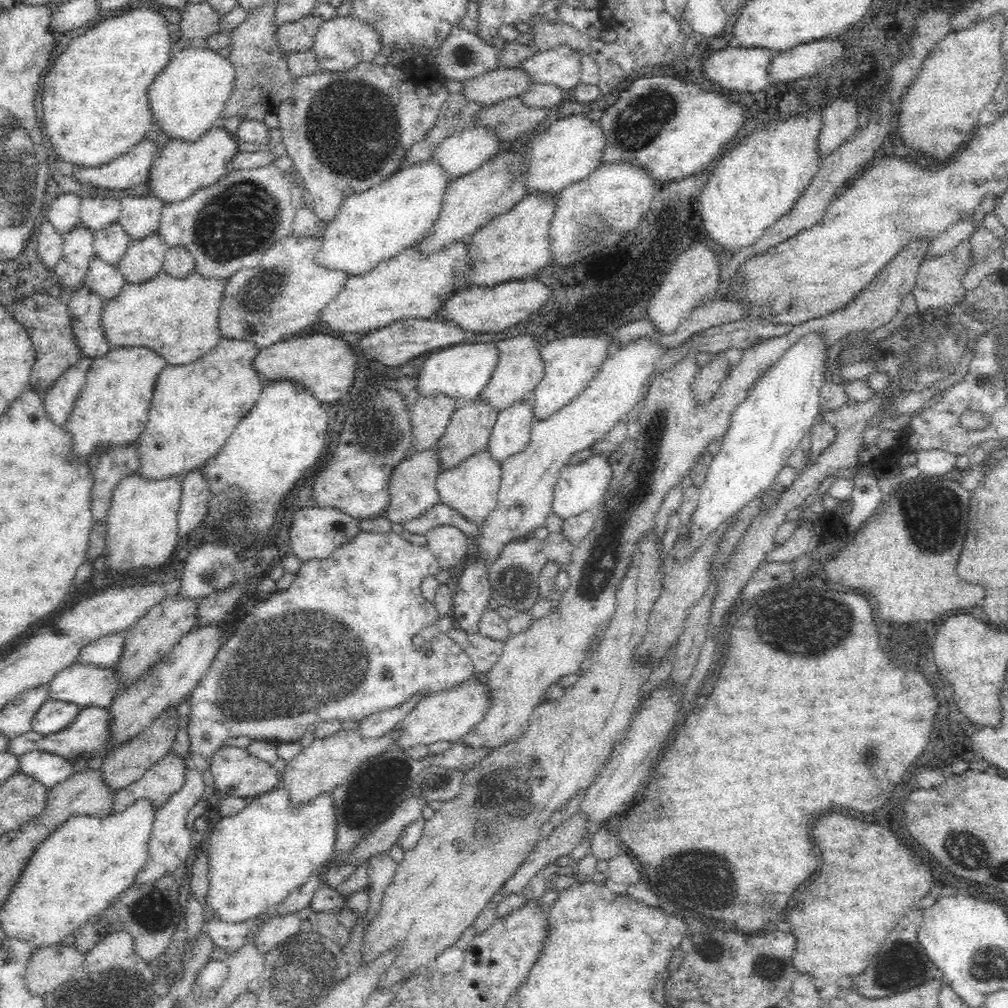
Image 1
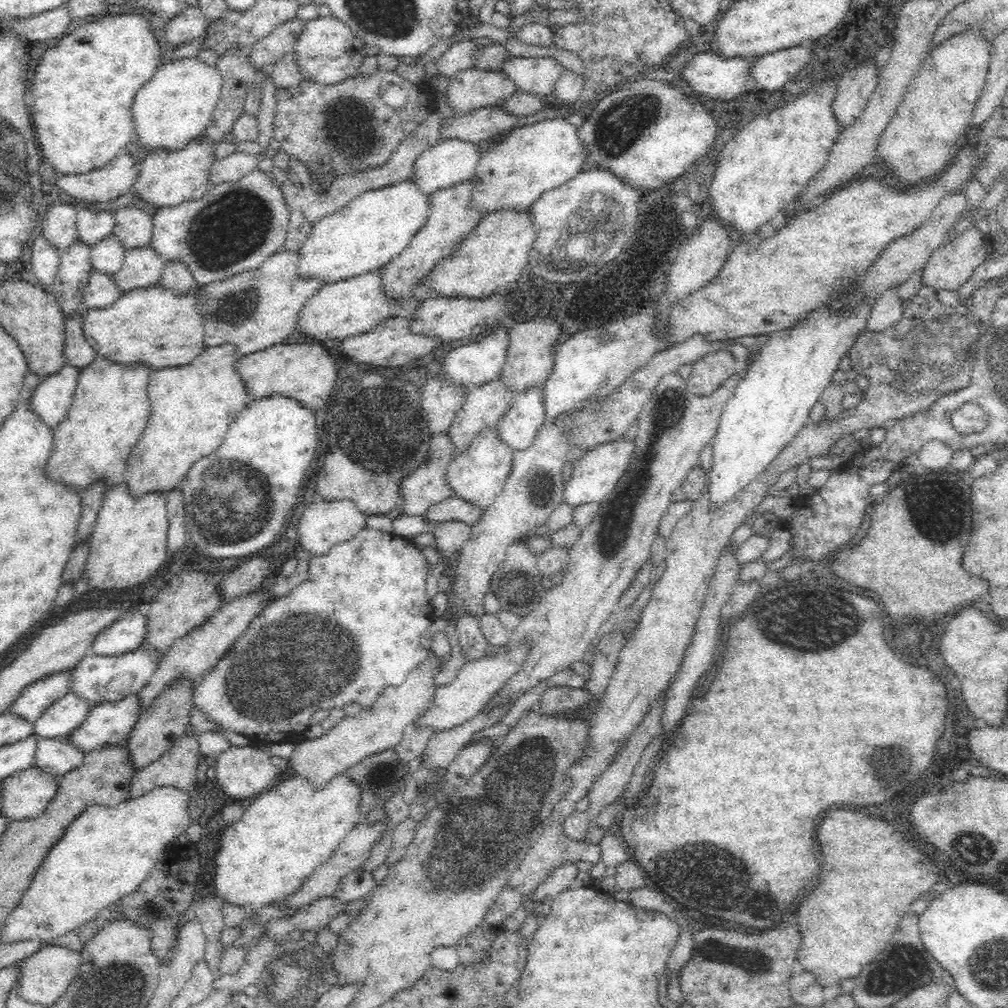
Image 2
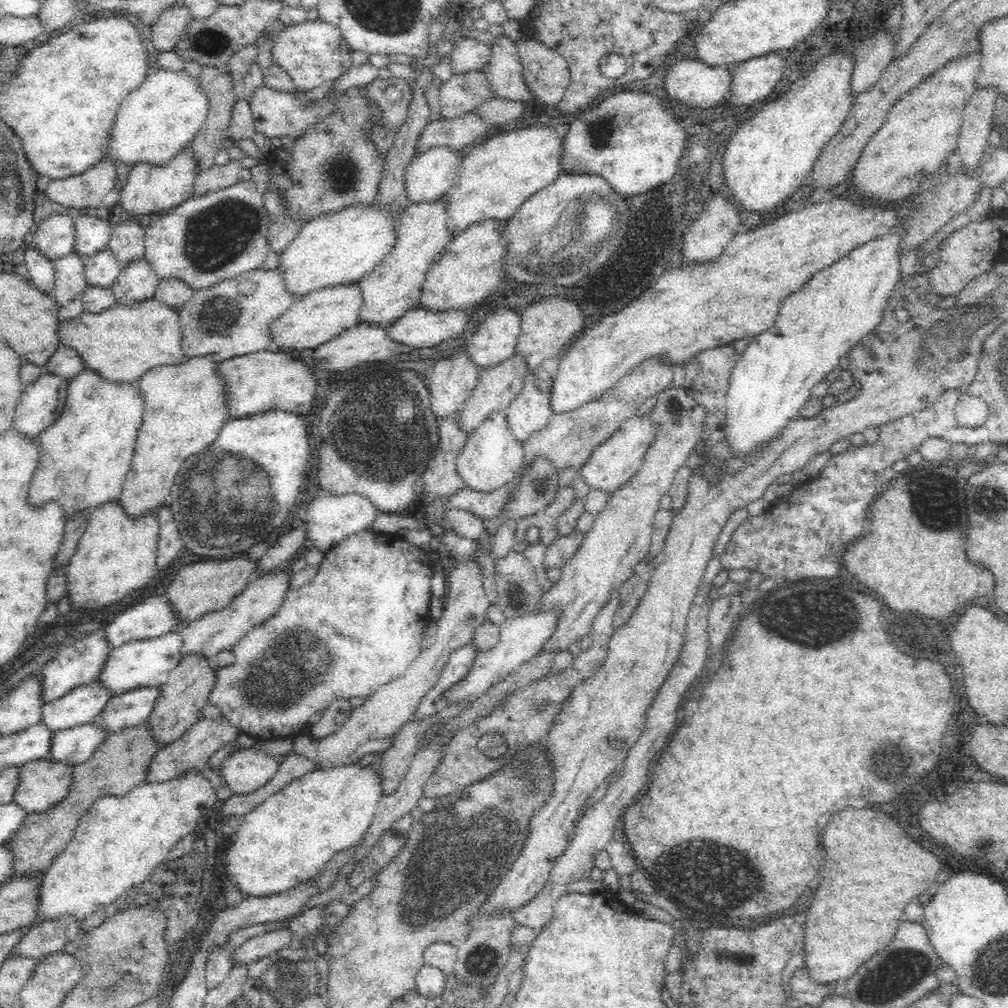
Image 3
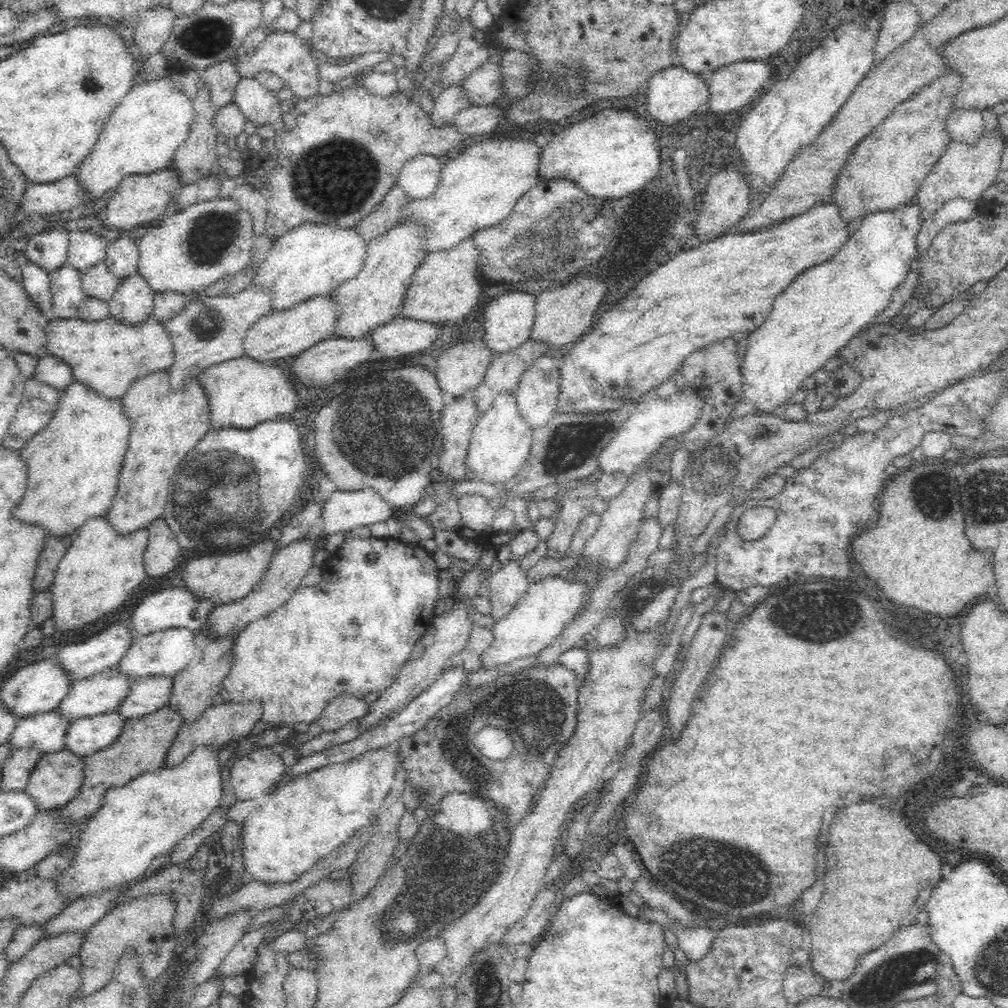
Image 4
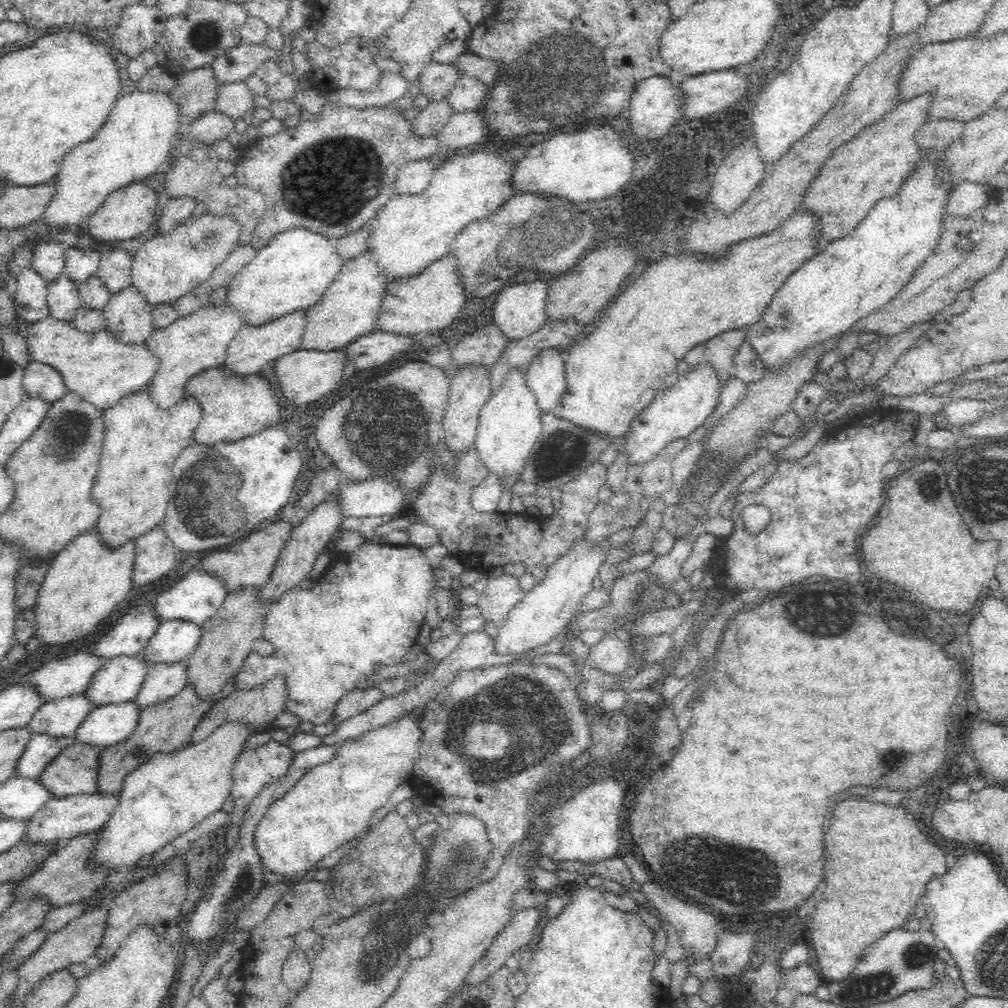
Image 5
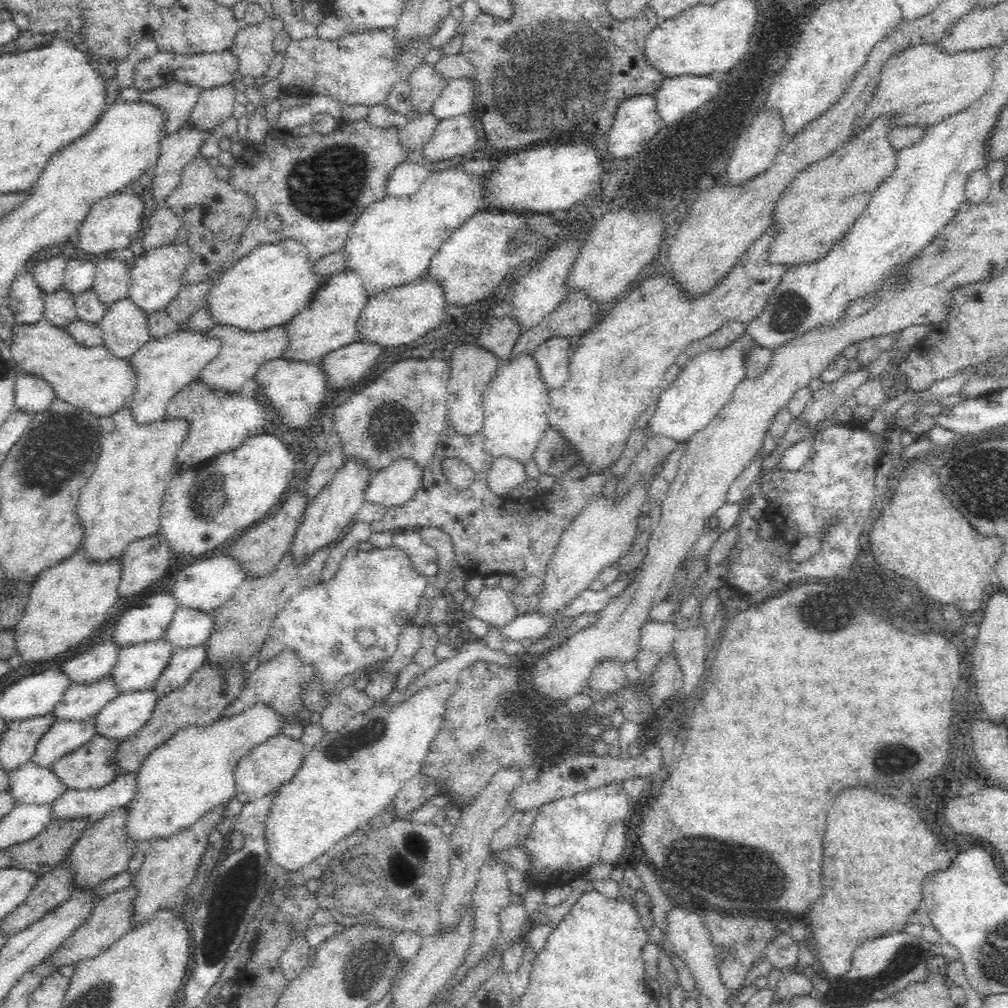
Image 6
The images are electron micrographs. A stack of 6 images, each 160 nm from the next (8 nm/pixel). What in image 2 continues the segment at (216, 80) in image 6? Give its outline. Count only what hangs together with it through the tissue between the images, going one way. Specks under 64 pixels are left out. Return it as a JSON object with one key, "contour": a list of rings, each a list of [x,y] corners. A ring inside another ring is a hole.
{"contour":[[[332,15],[318,16],[314,20],[305,22],[304,28],[296,36],[290,54],[294,55],[294,63],[304,82],[331,86],[354,75],[366,56],[365,48],[364,43],[349,30],[349,27],[340,23]]]}

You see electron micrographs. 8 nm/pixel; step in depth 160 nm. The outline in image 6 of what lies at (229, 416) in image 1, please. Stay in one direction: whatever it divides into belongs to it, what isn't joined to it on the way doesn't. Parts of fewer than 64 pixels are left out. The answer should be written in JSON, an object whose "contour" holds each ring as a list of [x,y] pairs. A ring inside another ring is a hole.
{"contour":[[[125,408],[97,421],[100,425],[100,458],[96,462],[92,478],[82,490],[76,508],[76,520],[80,522],[82,529],[78,548],[83,558],[90,563],[108,563],[114,558],[119,558],[132,542],[159,532],[162,497],[168,488],[170,474],[175,470],[178,451],[189,428],[185,420],[165,422],[165,419],[162,419],[152,424],[136,424],[129,410]]]}

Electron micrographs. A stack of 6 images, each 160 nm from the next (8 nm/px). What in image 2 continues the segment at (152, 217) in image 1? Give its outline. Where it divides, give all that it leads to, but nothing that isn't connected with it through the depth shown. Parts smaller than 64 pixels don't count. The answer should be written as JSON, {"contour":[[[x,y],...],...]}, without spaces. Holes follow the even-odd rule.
{"contour":[[[132,205],[116,210],[113,215],[113,235],[120,241],[119,245],[125,252],[149,244],[153,229],[150,213]]]}

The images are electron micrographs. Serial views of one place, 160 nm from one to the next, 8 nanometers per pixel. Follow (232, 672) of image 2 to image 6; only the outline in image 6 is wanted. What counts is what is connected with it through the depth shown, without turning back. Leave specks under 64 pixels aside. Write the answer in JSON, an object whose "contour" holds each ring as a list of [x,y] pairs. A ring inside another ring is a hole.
{"contour":[[[354,547],[348,550],[346,558],[344,558],[334,578],[303,588],[284,604],[284,608],[280,608],[280,612],[278,612],[278,616],[276,616],[272,628],[270,628],[268,639],[264,642],[258,654],[259,661],[262,662],[276,656],[284,648],[294,648],[299,651],[306,663],[316,663],[316,680],[310,684],[310,688],[306,690],[302,699],[304,699],[304,707],[308,708],[310,712],[322,712],[330,692],[333,693],[332,689],[344,676],[350,676],[367,664],[386,660],[394,654],[397,634],[401,628],[396,624],[394,616],[398,612],[402,612],[407,616],[407,624],[413,624],[410,619],[414,618],[414,615],[418,612],[418,605],[424,592],[426,592],[424,588],[427,584],[428,578],[412,567],[412,563],[400,549],[391,547],[362,551]],[[362,628],[374,632],[376,636],[374,646],[364,647],[356,640],[356,634]]]}

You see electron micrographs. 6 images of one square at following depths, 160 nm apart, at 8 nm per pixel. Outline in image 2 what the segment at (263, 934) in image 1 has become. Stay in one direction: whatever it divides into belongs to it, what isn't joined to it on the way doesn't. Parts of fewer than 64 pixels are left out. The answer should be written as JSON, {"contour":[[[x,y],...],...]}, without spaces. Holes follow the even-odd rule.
{"contour":[[[262,934],[260,944],[254,950],[250,950],[250,954],[246,956],[242,966],[236,972],[224,973],[220,975],[220,978],[214,979],[212,989],[226,992],[230,996],[236,995],[238,992],[247,993],[252,991],[274,949],[273,942]]]}

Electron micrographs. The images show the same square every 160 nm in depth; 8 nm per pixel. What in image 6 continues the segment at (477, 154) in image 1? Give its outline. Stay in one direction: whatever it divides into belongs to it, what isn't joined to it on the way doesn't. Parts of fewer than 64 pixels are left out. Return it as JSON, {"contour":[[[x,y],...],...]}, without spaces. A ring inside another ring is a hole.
{"contour":[[[404,160],[387,176],[384,183],[386,196],[406,197],[420,189],[432,167],[423,161]]]}

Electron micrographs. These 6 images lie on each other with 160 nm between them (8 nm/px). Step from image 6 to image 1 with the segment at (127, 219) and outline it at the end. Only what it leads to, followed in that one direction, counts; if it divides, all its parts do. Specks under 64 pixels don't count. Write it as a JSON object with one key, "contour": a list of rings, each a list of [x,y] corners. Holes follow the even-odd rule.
{"contour":[[[221,124],[210,127],[194,142],[170,139],[158,150],[158,156],[152,160],[152,166],[148,170],[146,181],[150,186],[150,194],[164,204],[176,203],[186,200],[200,188],[216,184],[227,174],[227,165],[238,151],[238,143],[238,138],[224,129]]]}

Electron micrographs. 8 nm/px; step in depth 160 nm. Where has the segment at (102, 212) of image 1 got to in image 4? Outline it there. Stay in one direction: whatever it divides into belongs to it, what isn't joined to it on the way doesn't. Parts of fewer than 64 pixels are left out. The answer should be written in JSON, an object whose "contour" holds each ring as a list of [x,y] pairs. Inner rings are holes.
{"contour":[[[70,231],[67,234],[69,245],[65,264],[76,268],[80,273],[104,260],[108,239],[90,231]]]}

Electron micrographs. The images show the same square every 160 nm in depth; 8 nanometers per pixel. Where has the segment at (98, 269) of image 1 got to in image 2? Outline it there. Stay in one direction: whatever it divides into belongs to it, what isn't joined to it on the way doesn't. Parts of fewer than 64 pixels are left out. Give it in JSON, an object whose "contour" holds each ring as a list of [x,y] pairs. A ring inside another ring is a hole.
{"contour":[[[93,270],[82,293],[83,304],[87,309],[104,309],[114,305],[120,295],[111,275]]]}

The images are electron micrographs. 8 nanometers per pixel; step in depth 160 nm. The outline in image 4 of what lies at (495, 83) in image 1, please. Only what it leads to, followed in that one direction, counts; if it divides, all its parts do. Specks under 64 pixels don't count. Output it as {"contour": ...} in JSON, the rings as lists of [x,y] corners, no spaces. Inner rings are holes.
{"contour":[[[460,84],[444,88],[443,92],[435,100],[432,112],[428,114],[431,125],[436,128],[448,126],[448,124],[451,124],[454,115],[467,107],[470,107],[470,105],[468,105],[468,101],[466,101],[466,97],[462,93]]]}

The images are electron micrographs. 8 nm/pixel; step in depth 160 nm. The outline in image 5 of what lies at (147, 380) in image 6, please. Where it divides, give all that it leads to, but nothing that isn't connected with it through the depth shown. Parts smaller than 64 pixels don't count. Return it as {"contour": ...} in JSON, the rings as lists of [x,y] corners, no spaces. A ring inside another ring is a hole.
{"contour":[[[208,303],[194,314],[178,317],[166,328],[154,329],[143,345],[157,358],[156,372],[146,386],[149,398],[157,410],[168,410],[176,406],[184,385],[194,375],[212,367],[220,367],[232,337],[242,325],[237,312],[232,312],[223,304],[214,306]]]}

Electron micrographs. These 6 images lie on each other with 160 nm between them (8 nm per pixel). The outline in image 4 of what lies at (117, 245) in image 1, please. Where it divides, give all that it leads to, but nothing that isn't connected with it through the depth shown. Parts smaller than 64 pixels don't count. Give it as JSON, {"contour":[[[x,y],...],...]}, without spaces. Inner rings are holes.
{"contour":[[[104,261],[81,272],[79,279],[82,292],[86,297],[103,300],[106,304],[119,286],[117,280],[109,274]]]}

